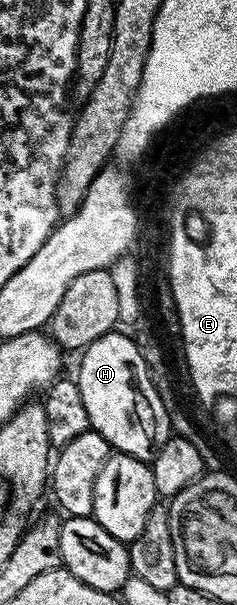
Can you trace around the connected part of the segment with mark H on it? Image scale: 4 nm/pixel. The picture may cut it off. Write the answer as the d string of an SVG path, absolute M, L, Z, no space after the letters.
M113 330L95 340L89 348L83 349L81 356L84 357L80 360L80 373L75 373L74 379L82 390L82 402L86 405L91 431L102 434L102 438L106 438L109 449L151 462L158 454L158 450L162 450L162 446L168 441L169 413L150 380L146 362L143 361L143 356L133 337L128 334L123 336L120 330Z

